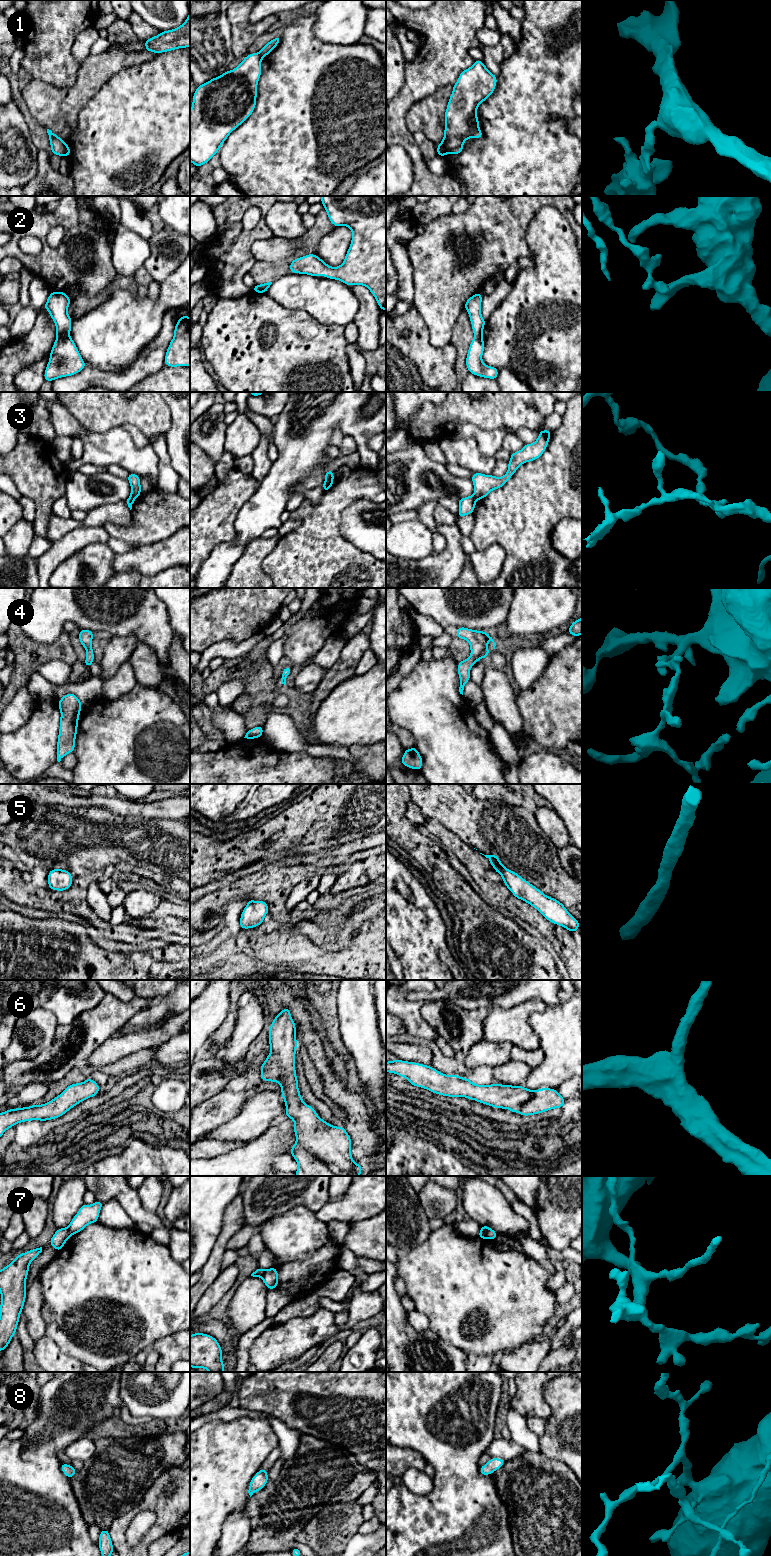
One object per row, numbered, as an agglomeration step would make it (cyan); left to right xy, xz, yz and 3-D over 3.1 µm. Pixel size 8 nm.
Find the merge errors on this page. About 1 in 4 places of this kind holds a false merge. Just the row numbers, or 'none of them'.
1, 2, 3, 7

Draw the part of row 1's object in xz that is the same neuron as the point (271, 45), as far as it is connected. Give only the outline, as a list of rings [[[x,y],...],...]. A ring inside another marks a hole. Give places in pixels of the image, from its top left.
[[[281,36],[275,37],[273,40],[269,41],[259,52],[261,57],[267,56],[271,51],[275,49],[275,47],[279,44],[281,40]]]

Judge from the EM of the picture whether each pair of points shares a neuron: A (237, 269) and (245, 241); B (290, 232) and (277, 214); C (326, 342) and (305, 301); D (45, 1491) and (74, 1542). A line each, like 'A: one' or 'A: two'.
A: one
B: one
C: two
D: one

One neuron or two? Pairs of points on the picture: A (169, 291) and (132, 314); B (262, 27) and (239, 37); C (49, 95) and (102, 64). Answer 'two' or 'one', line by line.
A: one
B: one
C: one

